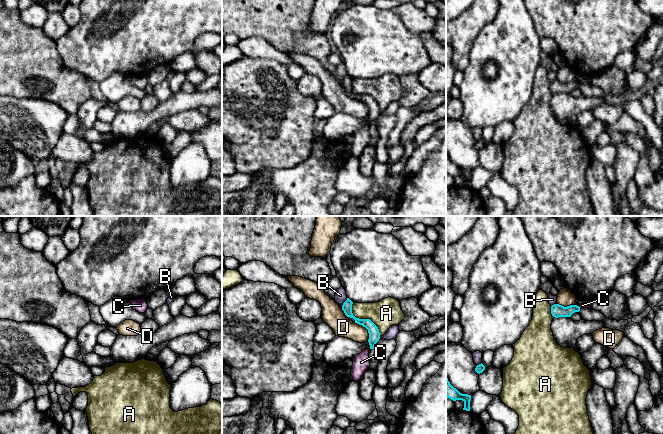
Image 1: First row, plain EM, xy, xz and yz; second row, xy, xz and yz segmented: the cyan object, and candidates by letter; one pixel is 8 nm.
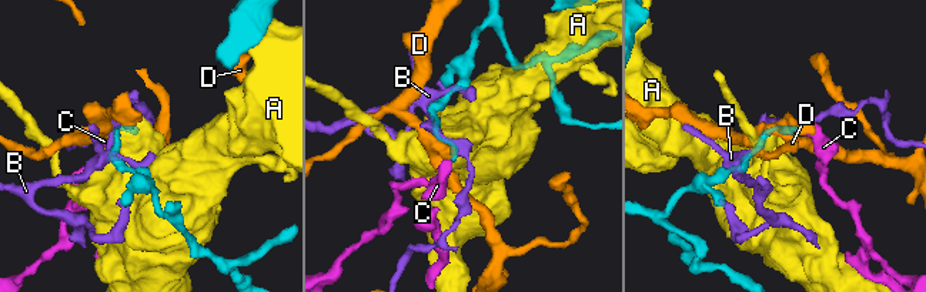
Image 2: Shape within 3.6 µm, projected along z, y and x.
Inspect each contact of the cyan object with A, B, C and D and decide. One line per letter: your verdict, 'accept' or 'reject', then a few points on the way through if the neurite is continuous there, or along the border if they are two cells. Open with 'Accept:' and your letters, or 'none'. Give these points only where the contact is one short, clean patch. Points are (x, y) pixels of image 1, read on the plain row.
Accept: none
A: reject
B: reject
C: reject; border yz (578, 82), (580, 84)
D: reject

